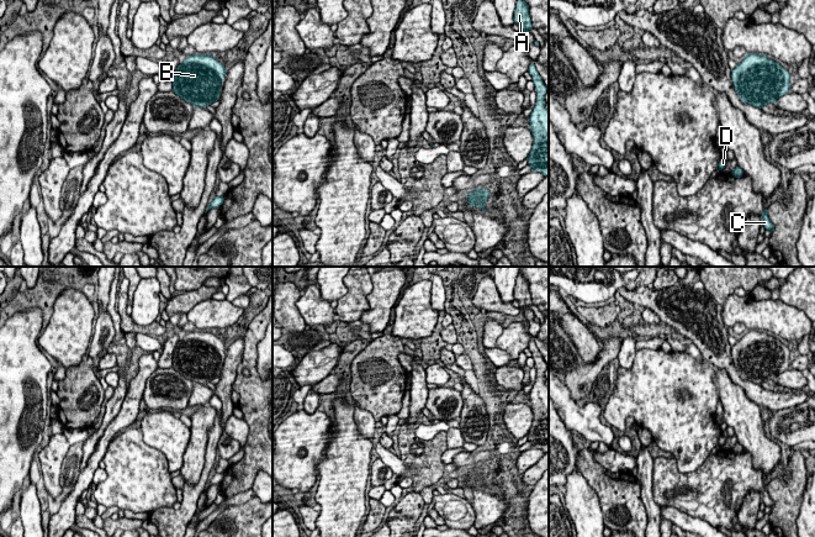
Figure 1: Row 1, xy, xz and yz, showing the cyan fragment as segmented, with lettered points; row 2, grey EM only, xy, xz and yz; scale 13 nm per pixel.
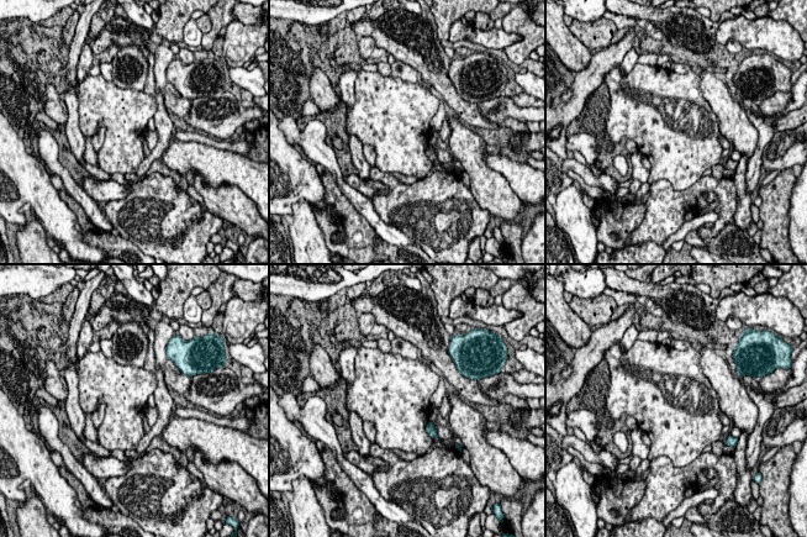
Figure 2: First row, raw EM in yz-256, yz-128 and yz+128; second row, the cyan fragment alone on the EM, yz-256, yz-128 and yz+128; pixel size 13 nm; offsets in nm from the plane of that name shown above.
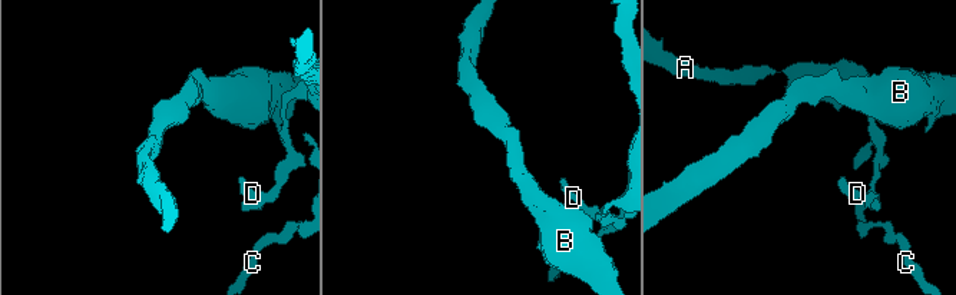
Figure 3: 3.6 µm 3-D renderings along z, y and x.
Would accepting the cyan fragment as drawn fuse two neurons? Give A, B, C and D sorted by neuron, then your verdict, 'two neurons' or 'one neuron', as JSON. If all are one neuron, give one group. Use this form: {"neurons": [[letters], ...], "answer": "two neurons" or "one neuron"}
{"neurons": [["A", "B", "C", "D"]], "answer": "one neuron"}

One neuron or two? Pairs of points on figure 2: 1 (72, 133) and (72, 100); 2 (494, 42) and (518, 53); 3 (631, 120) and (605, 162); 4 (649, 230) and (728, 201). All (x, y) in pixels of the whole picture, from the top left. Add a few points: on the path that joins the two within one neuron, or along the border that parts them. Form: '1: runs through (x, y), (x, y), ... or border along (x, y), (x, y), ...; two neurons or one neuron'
1: runs through (72, 125), (72, 109); one neuron
2: border along (522, 37), (502, 49); two neurons
3: border along (607, 115), (606, 135), (611, 141), (618, 143); two neurons
4: runs through (669, 211), (708, 188); one neuron

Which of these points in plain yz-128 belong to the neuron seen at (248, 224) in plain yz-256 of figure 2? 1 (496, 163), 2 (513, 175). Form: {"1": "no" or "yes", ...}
{"1": "no", "2": "no"}

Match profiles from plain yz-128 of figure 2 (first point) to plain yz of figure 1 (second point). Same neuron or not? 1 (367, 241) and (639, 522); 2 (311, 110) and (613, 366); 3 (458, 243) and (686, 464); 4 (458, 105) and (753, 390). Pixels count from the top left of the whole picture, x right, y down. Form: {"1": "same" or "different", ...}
{"1": "same", "2": "different", "3": "different", "4": "same"}

